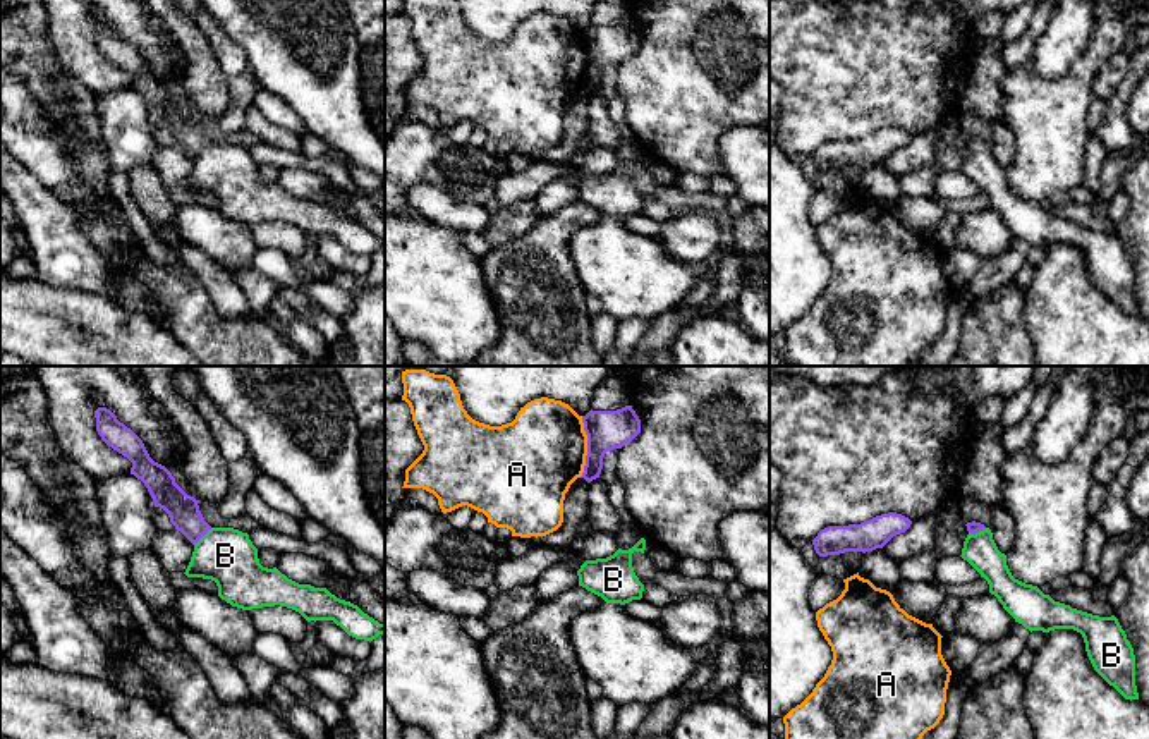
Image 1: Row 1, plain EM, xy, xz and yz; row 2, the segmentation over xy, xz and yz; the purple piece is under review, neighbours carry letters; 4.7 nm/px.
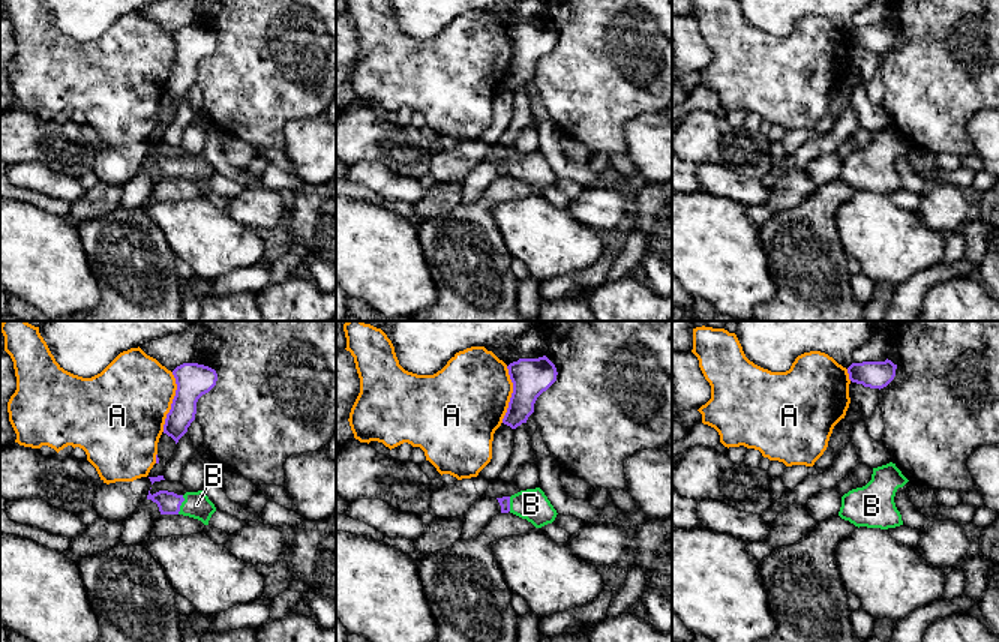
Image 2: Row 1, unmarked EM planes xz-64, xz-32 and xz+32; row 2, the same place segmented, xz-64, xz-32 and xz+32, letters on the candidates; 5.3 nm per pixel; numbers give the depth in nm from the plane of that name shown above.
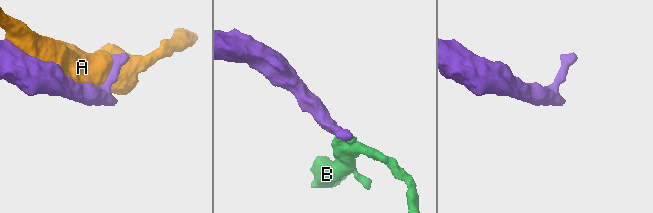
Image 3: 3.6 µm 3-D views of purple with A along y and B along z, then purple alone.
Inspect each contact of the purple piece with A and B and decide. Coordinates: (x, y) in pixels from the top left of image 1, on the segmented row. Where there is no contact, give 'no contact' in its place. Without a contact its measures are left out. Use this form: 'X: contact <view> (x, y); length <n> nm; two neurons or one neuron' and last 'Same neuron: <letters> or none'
A: contact xz (588, 447); length 280 nm; two neurons
B: contact xy (201, 537); length 120 nm; one neuron
Same neuron: B

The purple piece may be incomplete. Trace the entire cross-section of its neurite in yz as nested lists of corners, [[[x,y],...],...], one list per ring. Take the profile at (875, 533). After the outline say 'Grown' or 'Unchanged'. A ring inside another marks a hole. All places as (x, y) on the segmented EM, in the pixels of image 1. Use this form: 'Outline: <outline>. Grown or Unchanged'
Outline: [[[888,512],[860,524],[828,526],[812,540],[819,557],[845,552],[872,552],[883,548],[893,536],[905,533],[912,521],[902,514]]]. Unchanged

